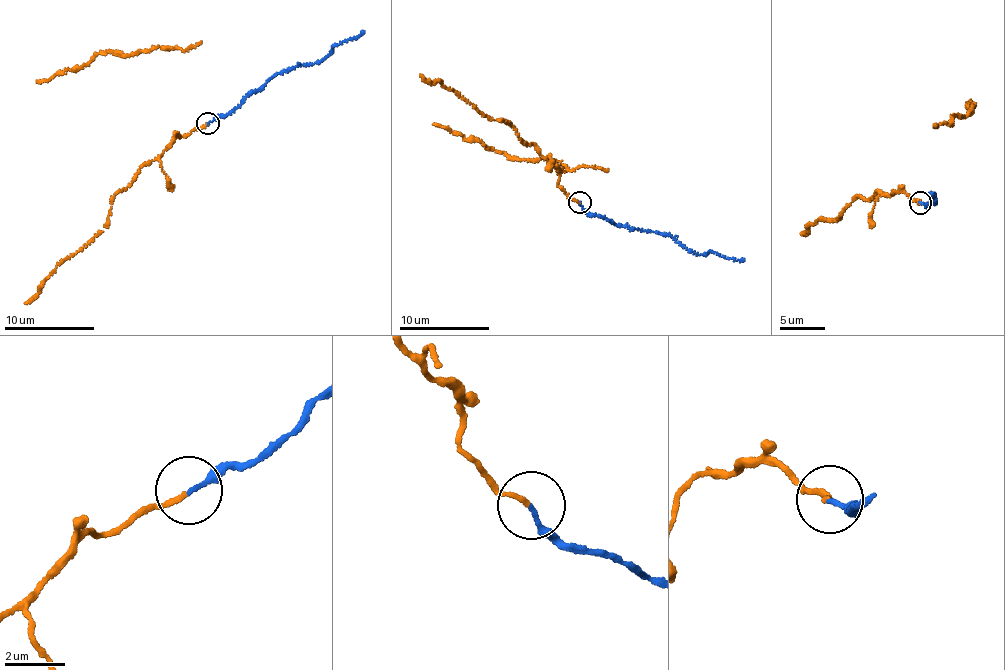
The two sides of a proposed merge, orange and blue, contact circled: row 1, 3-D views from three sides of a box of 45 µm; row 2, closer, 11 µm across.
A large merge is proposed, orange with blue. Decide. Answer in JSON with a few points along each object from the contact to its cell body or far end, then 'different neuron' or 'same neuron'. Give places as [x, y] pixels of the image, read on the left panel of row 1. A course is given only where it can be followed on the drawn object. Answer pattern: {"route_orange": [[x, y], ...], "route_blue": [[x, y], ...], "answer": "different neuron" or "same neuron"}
{"route_orange": [[208, 125], [180, 135], [146, 163], [115, 194], [103, 231], [56, 267], [41, 290], [24, 303]], "route_blue": [[208, 123], [278, 73], [319, 62], [335, 45], [364, 31]], "answer": "different neuron"}

